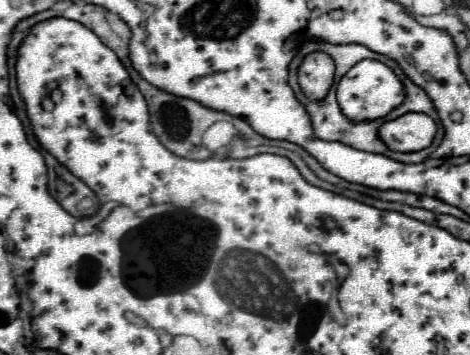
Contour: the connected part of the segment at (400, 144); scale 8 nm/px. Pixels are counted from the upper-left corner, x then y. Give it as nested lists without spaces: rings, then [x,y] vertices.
[[[407,112],[379,126],[379,140],[395,152],[417,152],[427,148],[435,138],[437,126],[427,114]]]

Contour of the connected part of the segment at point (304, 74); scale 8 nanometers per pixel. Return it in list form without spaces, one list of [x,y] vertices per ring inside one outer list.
[[[309,54],[299,68],[299,86],[303,94],[309,100],[323,100],[333,84],[333,72],[335,64],[327,54]]]

